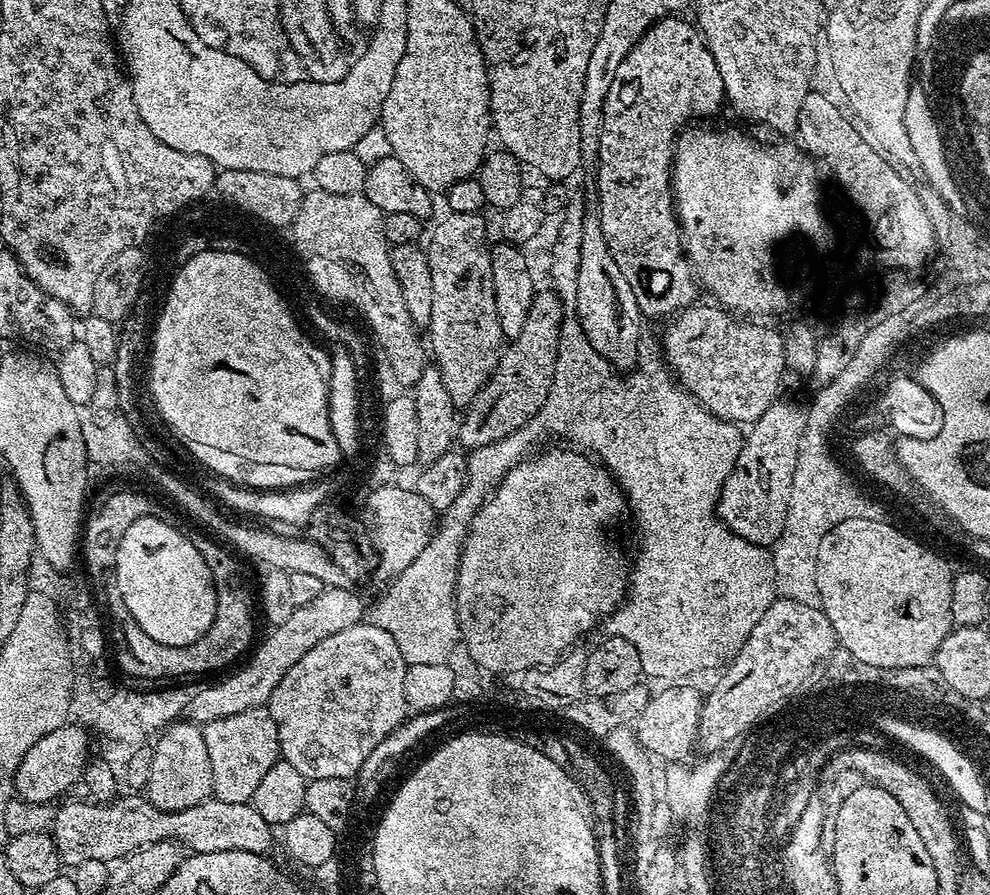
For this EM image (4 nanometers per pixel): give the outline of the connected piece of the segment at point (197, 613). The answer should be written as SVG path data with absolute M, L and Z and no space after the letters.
M147 516L138 518L126 530L122 546L118 546L115 591L150 638L166 647L178 647L202 638L214 622L216 587L196 544L168 522L159 516Z

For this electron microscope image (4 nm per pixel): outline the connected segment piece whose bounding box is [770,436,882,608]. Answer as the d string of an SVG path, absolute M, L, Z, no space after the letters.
M808 436L798 450L798 462L794 466L794 478L790 486L790 506L786 510L786 526L782 526L782 534L771 545L770 555L774 574L776 575L776 591L785 600L803 602L808 606L820 607L820 591L818 590L818 546L822 538L830 534L838 522L850 518L881 519L880 508L840 469L840 464L831 456L829 449L821 443L820 436Z

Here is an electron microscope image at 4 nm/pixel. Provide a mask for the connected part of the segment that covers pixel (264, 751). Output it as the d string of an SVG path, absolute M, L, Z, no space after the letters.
M267 707L242 710L242 714L230 714L226 718L214 718L214 722L203 725L206 738L206 750L210 753L210 772L212 774L212 796L222 802L235 804L249 803L258 790L258 782L268 773L270 766L274 766L280 755L280 738L278 726L269 714Z

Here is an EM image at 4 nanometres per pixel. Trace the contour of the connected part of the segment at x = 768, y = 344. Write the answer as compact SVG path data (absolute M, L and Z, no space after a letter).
M697 302L688 308L682 308L675 313L667 321L668 324L664 328L664 352L666 363L672 369L677 380L684 385L687 392L692 392L698 398L702 406L706 406L706 410L710 410L710 414L714 414L720 420L728 420L731 424L737 426L751 426L756 423L758 418L762 418L762 414L766 414L766 410L772 405L775 400L781 395L780 386L782 384L782 376L786 374L786 360L785 360L785 335L779 332L776 328L767 328L767 323L753 322L748 318L741 318L739 315L733 314L731 311L725 310L723 307L715 306L711 308L708 304Z

